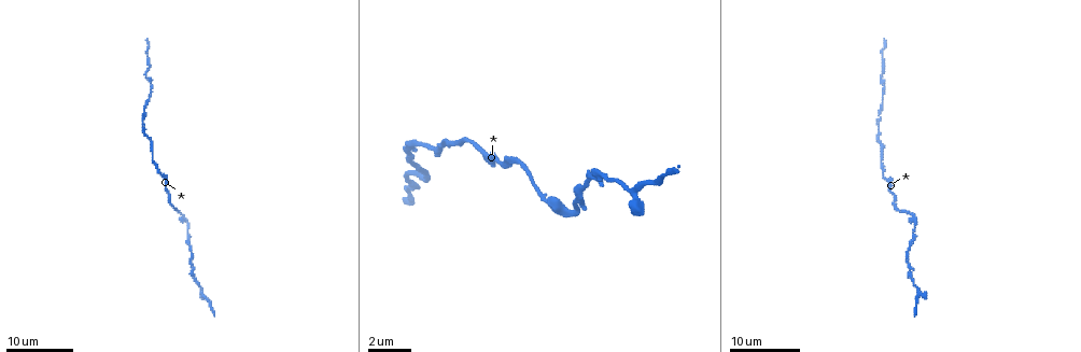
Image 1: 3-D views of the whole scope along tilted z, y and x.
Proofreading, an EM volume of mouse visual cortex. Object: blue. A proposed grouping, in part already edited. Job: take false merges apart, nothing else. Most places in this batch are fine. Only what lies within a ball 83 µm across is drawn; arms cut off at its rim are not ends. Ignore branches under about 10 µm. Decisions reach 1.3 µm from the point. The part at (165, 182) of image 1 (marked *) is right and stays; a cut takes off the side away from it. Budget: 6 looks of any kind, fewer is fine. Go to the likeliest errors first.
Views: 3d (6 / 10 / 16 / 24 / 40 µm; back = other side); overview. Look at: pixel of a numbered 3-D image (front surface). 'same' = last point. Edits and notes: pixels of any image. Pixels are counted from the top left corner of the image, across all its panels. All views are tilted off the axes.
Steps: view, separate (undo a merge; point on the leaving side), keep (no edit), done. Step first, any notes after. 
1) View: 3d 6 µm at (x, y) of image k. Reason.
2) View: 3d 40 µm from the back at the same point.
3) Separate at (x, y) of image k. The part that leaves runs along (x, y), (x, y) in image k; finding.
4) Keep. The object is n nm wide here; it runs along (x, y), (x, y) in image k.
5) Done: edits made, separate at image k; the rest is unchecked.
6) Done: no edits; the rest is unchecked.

View: 3d 24 µm at (576, 207) of image 1. A narrow waist.

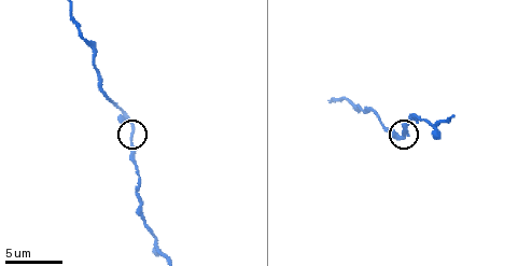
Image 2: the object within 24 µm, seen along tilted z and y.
View: 3d 10 µm at (130, 133) of image 2.

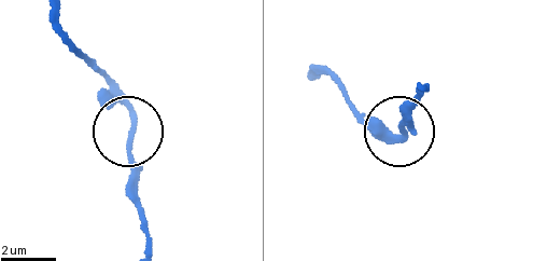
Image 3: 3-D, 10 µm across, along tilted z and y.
Keep. All the same neuron.

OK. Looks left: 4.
View: 3d 6 µm at (377, 112) of image 2. Sudden change in width.

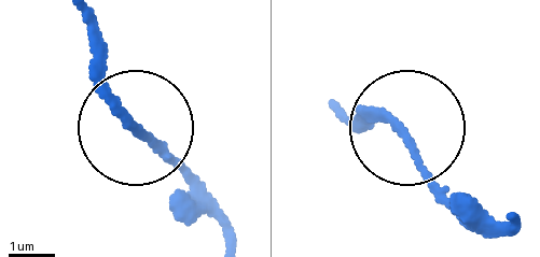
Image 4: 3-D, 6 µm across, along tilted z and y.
Keep. It runs along (90, 18), (105, 87), (197, 173) in image 4; one neuron here.

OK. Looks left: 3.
View: 3d 24 µm at (880, 151) of image 1. Sudden change in width.

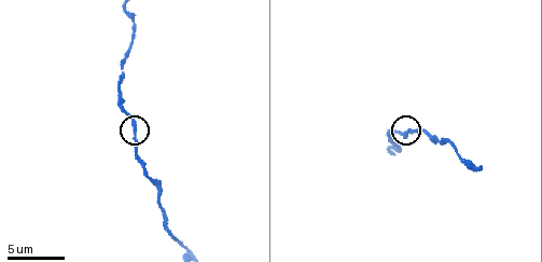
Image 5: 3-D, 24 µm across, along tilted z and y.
View: 3d 10 µm at (134, 132) of image 5.

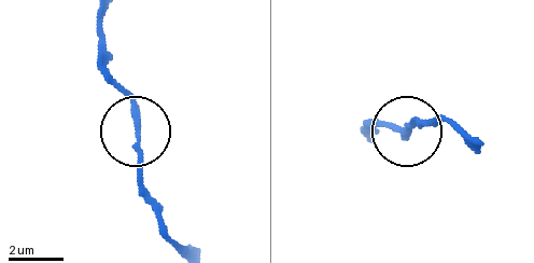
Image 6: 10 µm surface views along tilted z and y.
View: 3d 10 µm from the back at (139, 133) of image 6.

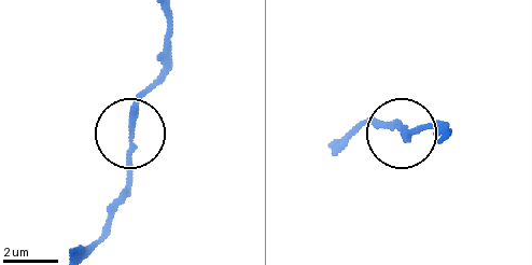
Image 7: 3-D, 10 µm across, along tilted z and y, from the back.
Keep. One neuron here.

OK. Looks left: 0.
Done: no edits; the rest is unchecked.

